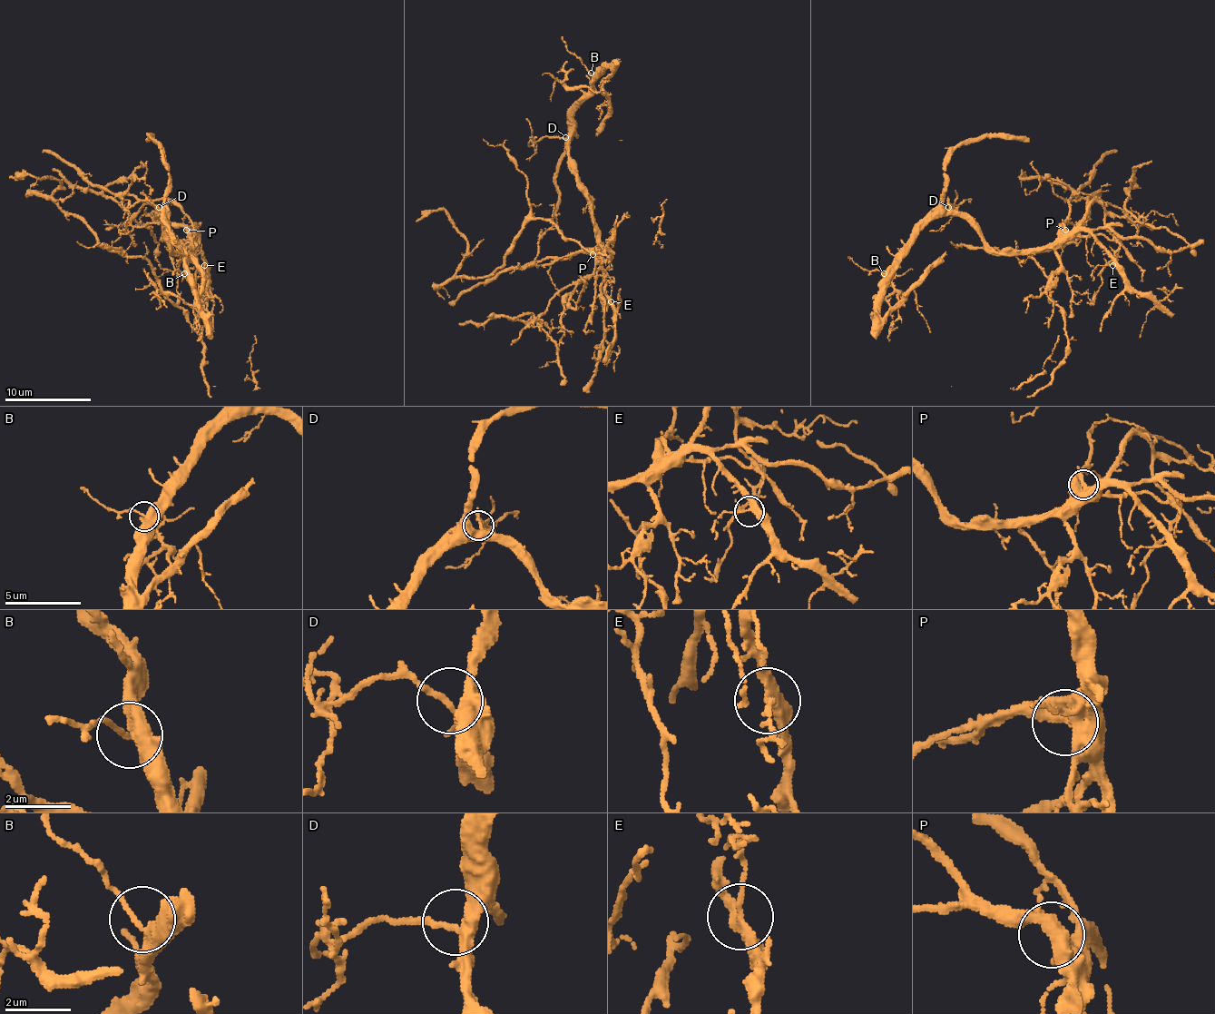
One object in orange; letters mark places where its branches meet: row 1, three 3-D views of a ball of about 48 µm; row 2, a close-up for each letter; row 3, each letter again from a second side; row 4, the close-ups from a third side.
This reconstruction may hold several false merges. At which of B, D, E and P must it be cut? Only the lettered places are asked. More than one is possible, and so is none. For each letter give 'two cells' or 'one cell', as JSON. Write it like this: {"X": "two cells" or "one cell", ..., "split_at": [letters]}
{"B": "one cell", "D": "one cell", "E": "one cell", "P": "two cells", "split_at": ["P"]}

